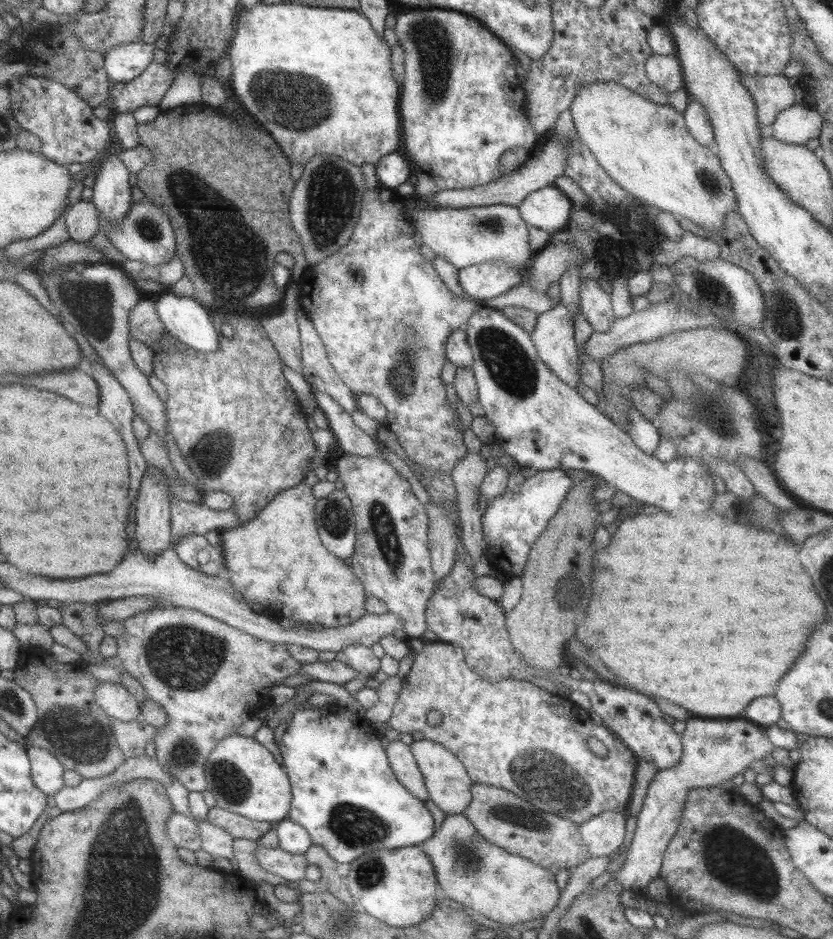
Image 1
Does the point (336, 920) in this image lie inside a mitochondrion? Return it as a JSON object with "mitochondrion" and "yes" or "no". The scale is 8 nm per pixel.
{"mitochondrion":"yes"}

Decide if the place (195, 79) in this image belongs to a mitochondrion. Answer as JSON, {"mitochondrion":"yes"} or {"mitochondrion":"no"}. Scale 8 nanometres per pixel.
{"mitochondrion":"no"}

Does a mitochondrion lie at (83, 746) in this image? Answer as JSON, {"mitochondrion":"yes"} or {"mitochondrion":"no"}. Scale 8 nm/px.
{"mitochondrion":"yes"}

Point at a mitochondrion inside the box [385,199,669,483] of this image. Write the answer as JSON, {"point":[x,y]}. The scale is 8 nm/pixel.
{"point":[510,369]}

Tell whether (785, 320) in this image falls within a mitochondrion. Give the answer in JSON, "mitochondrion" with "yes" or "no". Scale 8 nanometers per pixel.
{"mitochondrion":"yes"}

